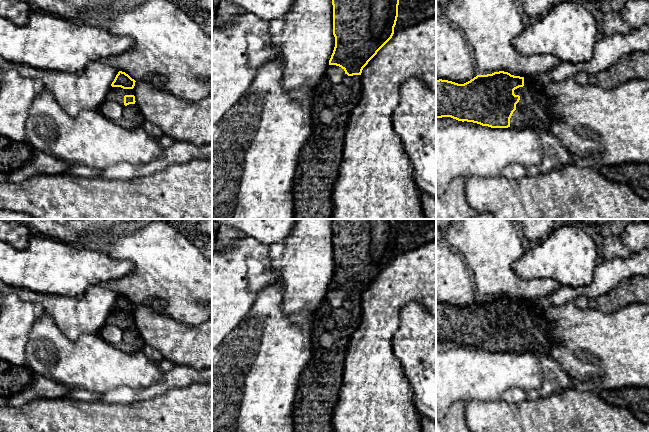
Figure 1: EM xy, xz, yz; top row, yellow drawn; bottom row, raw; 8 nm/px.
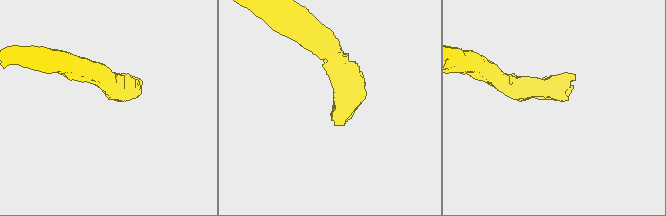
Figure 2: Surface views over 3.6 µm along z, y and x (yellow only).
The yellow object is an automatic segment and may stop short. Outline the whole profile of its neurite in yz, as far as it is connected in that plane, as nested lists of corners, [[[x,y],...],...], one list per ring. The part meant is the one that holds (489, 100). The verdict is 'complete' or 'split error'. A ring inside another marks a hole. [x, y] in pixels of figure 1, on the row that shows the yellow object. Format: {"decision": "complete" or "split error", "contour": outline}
{"decision": "split error", "contour": [[[499,71],[477,75],[464,84],[436,80],[436,118],[451,117],[491,128],[532,128],[552,133],[570,152],[572,161],[581,168],[600,170],[604,166],[649,164],[649,80],[633,79],[611,89],[588,84],[579,85],[574,77],[561,82],[530,79]]]}

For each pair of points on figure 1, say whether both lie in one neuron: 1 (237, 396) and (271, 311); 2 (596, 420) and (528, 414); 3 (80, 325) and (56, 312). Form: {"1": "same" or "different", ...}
{"1": "same", "2": "same", "3": "same"}

